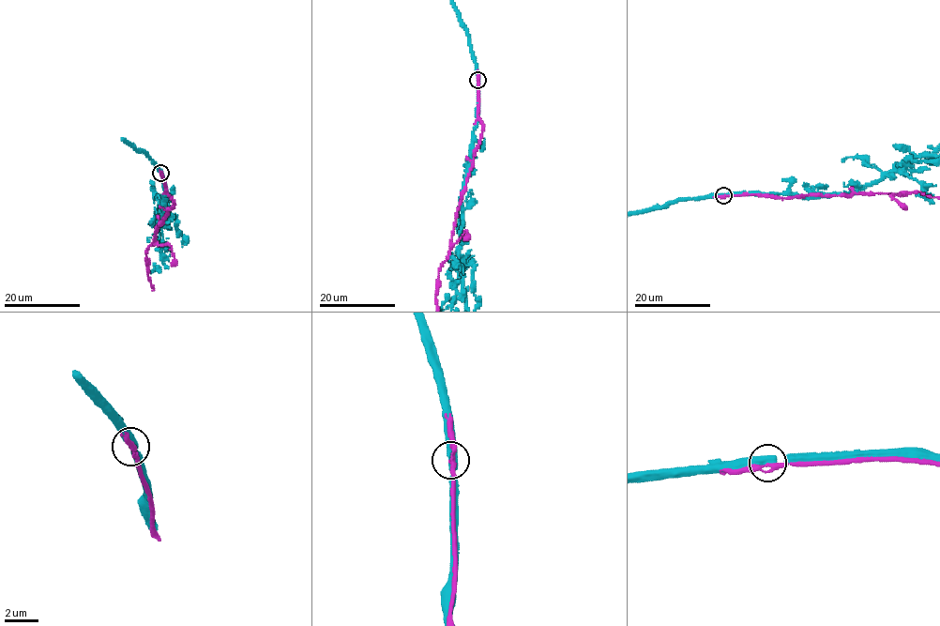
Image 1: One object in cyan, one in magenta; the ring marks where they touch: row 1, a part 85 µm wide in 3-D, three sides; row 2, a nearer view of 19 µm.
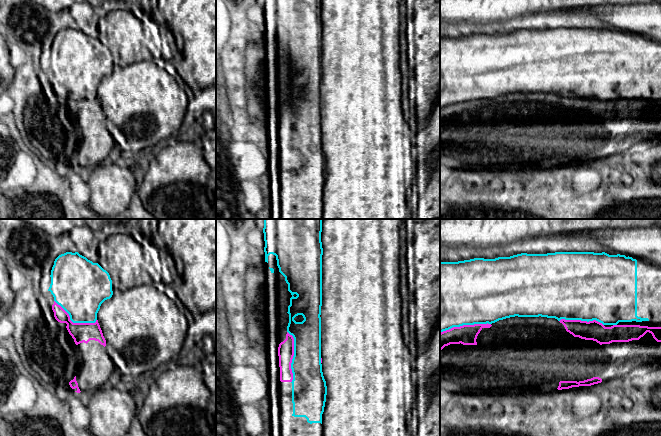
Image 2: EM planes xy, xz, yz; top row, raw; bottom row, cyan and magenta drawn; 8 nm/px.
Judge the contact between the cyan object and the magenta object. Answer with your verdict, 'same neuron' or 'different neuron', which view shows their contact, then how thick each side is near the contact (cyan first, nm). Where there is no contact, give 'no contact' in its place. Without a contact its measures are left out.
different neuron | xz | 260/130 nm

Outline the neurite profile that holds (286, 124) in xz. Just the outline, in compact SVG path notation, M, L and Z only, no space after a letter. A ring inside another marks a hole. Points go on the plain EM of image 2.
M288 108L286 115L279 120L278 123L280 157L292 158L293 149L291 139L294 132L294 114Z

